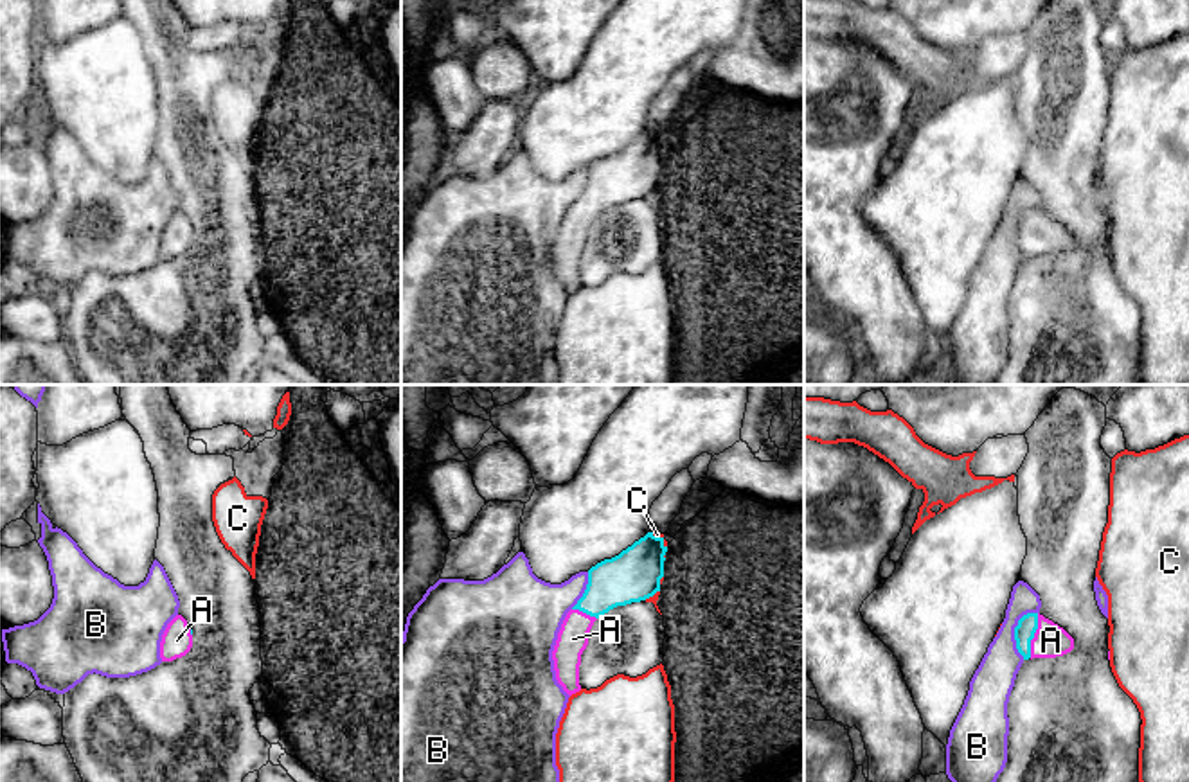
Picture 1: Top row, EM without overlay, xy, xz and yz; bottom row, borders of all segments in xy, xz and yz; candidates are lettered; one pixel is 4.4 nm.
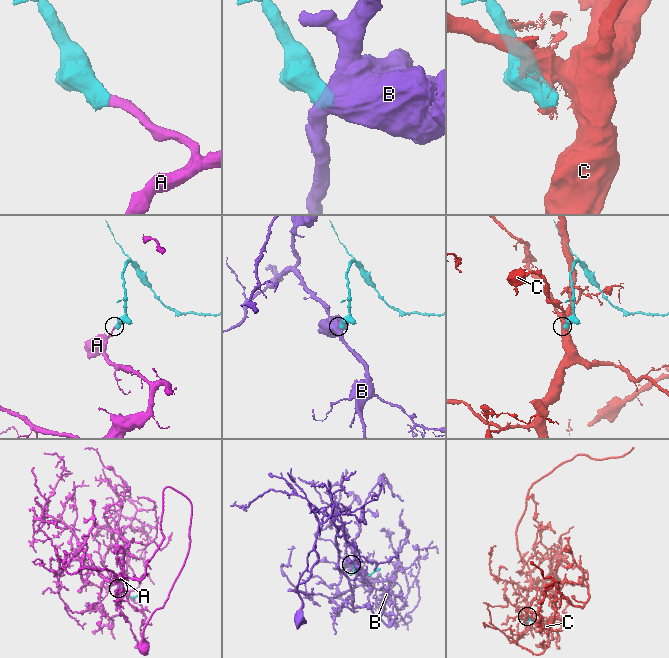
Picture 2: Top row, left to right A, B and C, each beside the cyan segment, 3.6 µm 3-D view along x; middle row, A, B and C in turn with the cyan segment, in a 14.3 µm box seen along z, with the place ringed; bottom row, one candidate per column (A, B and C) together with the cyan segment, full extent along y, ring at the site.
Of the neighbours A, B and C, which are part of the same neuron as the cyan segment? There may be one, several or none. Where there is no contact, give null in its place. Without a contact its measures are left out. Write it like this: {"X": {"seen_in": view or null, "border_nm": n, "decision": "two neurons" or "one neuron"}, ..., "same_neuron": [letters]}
{"A": {"seen_in": "yz", "border_nm": 200, "decision": "one neuron"}, "B": {"seen_in": "yz", "border_nm": 220, "decision": "two neurons"}, "C": {"seen_in": "xz", "border_nm": 100, "decision": "two neurons"}, "same_neuron": ["A"]}

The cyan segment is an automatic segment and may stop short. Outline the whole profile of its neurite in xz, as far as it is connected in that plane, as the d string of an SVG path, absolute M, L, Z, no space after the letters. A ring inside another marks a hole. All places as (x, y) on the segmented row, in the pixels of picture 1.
M648 532L612 559L588 570L588 584L567 613L552 651L556 680L572 696L581 690L579 665L594 622L617 606L640 602L660 591L667 547Z

